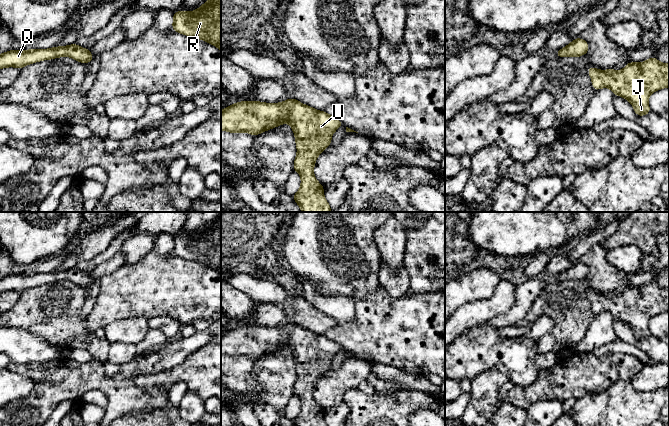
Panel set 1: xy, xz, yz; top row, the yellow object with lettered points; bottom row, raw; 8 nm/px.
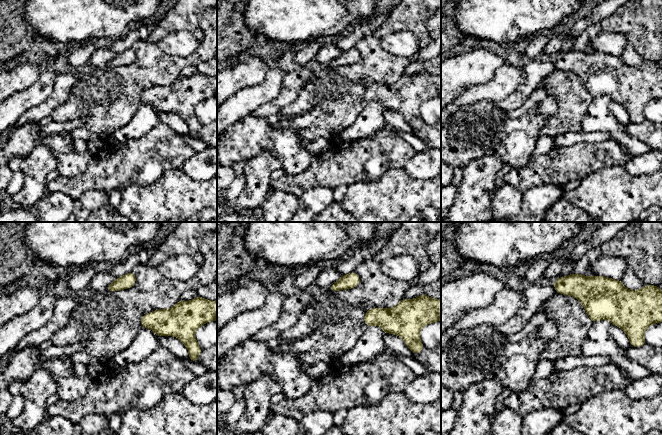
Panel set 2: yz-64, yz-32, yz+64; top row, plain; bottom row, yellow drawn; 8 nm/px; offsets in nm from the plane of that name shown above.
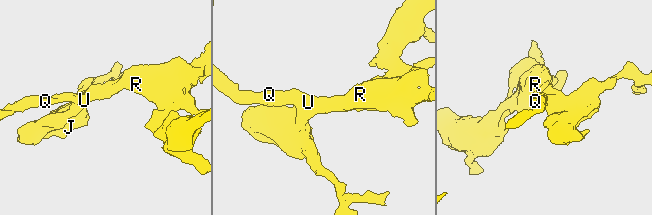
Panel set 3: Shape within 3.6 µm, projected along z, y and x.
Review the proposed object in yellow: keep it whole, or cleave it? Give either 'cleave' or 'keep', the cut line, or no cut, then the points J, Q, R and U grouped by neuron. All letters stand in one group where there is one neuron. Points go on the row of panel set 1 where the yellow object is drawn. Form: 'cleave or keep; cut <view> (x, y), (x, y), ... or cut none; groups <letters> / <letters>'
keep; cut none; groups J Q R U

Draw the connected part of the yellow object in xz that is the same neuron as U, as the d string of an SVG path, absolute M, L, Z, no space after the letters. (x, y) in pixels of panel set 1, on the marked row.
M294 98L281 103L241 101L221 110L221 130L230 133L246 132L255 136L284 123L290 124L295 135L297 155L293 170L301 176L301 187L293 195L294 201L302 212L331 212L331 207L323 195L324 187L316 180L313 169L317 157L331 144L332 134L344 125L341 121Z

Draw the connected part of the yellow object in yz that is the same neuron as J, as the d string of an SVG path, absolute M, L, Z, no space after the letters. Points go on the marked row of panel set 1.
M653 56L641 63L631 61L620 71L614 69L598 70L589 66L588 74L595 91L608 87L612 90L614 96L618 95L627 99L632 104L637 116L650 113L648 98L654 91L669 87L669 64L661 63Z

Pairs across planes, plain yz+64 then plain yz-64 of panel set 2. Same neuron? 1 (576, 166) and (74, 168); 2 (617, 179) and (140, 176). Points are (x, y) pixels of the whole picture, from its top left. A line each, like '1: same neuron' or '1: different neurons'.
1: different neurons
2: different neurons

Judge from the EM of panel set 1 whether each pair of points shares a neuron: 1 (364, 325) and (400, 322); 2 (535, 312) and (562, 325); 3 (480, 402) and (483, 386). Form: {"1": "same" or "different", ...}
{"1": "same", "2": "same", "3": "same"}

